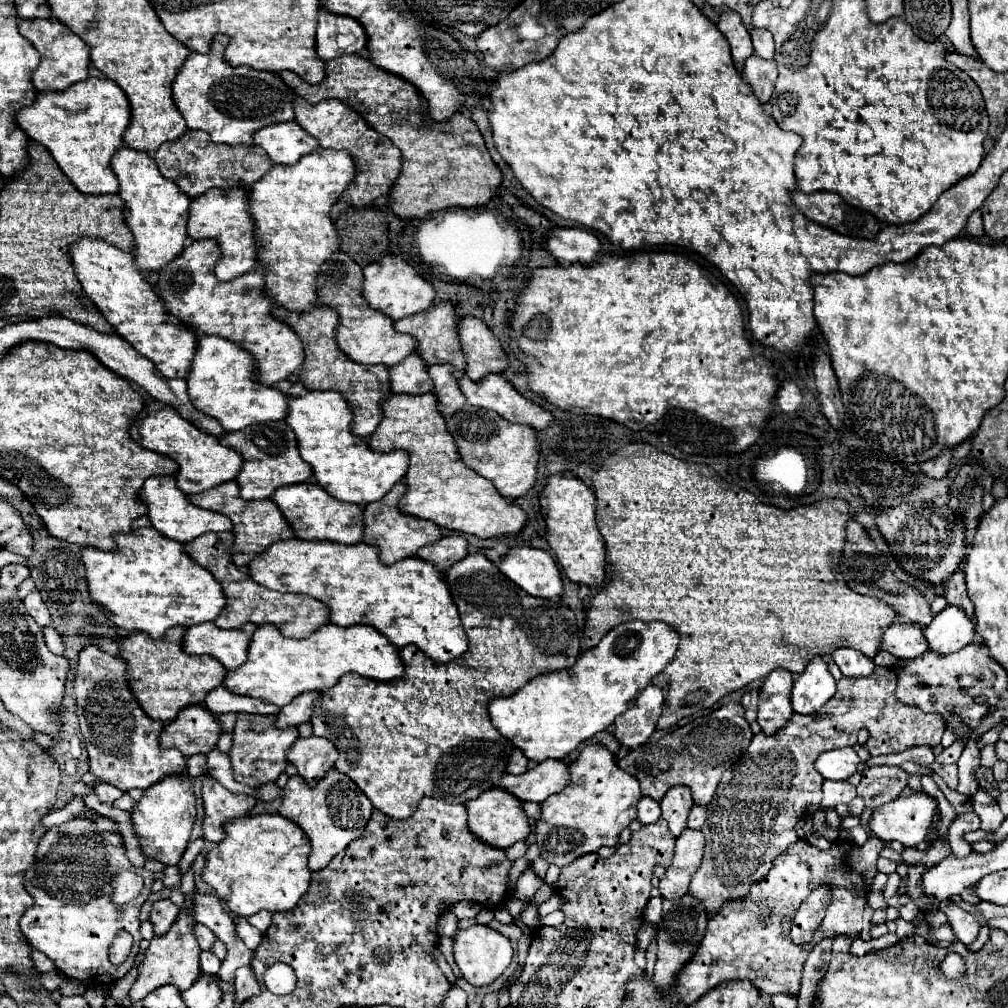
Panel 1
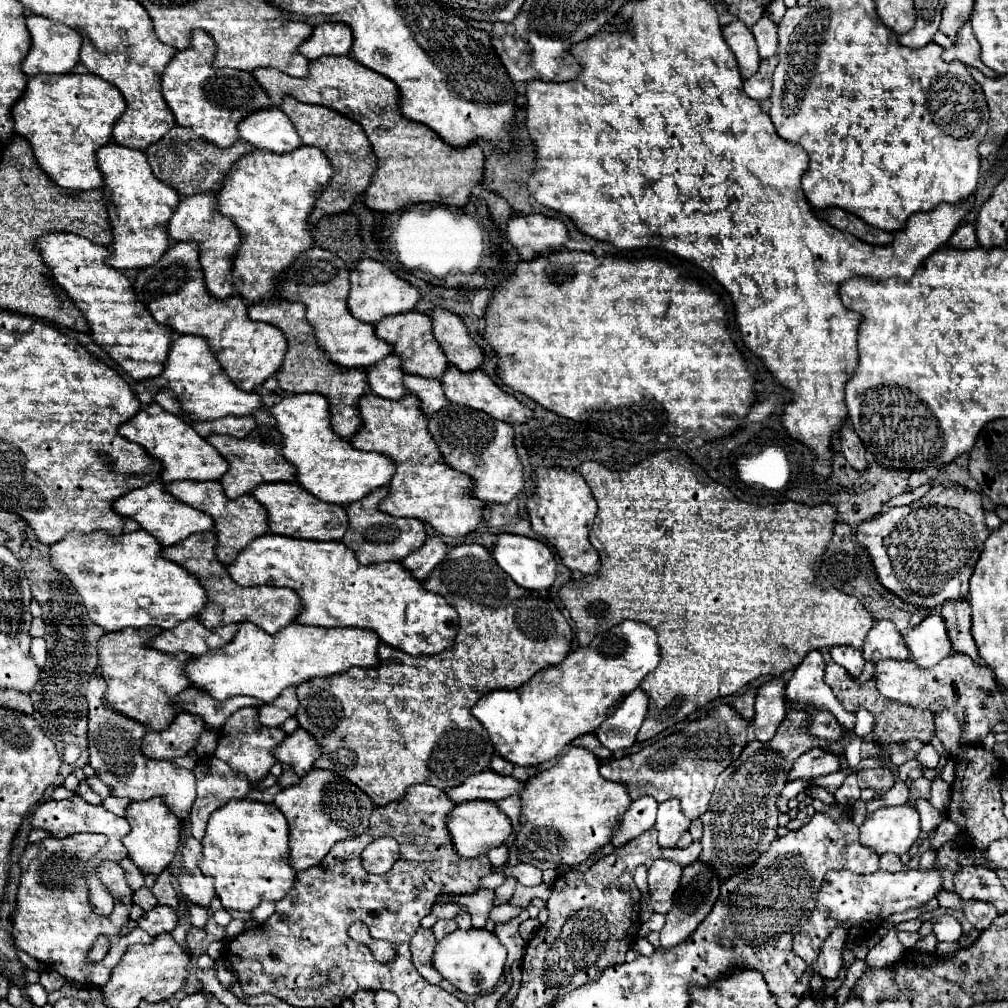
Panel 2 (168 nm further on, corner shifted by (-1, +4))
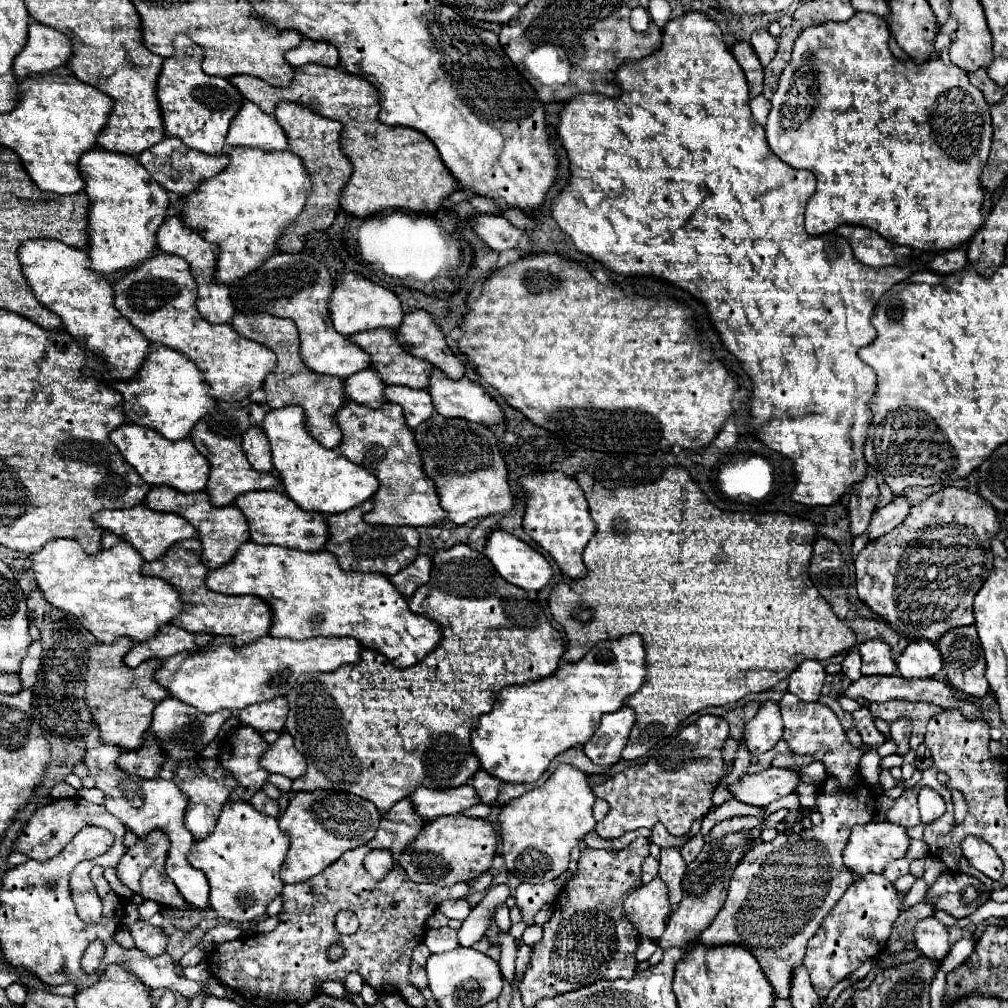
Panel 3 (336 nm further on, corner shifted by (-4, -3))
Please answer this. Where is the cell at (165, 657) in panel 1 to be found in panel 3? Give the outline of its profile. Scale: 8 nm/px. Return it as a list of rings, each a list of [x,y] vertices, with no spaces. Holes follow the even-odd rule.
[[[115,639],[111,645],[91,645],[87,671],[83,675],[85,703],[91,711],[91,721],[99,727],[101,743],[111,743],[123,751],[135,751],[143,743],[143,733],[149,729],[153,707],[165,699],[165,691],[153,683],[153,671],[157,669],[157,659],[145,661],[135,669],[123,665],[125,653],[133,647],[131,639]]]

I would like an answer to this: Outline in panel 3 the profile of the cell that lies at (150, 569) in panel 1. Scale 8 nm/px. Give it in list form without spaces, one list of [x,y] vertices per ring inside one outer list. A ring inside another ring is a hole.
[[[53,539],[53,541],[47,541],[39,553],[31,553],[29,559],[31,559],[31,569],[35,573],[37,587],[43,593],[45,601],[51,607],[79,619],[79,623],[99,643],[113,643],[117,637],[129,637],[133,641],[147,641],[149,637],[157,633],[161,625],[169,623],[173,617],[181,613],[183,603],[179,601],[177,591],[173,591],[173,587],[169,587],[169,583],[165,583],[163,579],[141,575],[141,565],[145,561],[125,541],[117,543],[111,549],[99,551],[95,555],[87,555],[85,551],[81,551],[81,545],[73,543],[71,539]]]

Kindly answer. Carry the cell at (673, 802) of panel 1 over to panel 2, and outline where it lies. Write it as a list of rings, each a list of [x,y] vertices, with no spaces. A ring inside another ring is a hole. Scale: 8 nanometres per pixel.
[[[670,798],[658,806],[658,844],[660,848],[674,848],[684,832],[688,832],[690,820],[682,814],[680,802]]]

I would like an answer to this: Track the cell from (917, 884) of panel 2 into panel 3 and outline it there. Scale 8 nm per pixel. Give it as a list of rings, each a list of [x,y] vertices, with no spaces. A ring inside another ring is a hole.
[[[863,875],[845,891],[845,895],[823,919],[817,935],[809,939],[803,959],[819,999],[825,999],[833,985],[855,973],[863,961],[879,955],[885,949],[891,925],[899,917],[903,899],[905,897],[897,893],[883,875]]]

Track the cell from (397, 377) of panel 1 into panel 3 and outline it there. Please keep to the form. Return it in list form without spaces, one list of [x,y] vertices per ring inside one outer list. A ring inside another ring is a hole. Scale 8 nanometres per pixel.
[[[363,369],[363,371],[347,377],[343,381],[343,385],[345,385],[345,397],[349,401],[355,401],[355,403],[367,405],[367,407],[381,407],[385,403],[385,397],[383,397],[385,385],[369,369]]]

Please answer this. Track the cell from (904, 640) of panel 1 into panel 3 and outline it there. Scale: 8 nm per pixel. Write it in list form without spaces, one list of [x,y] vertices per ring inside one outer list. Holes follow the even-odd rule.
[[[869,639],[859,645],[861,651],[861,673],[863,675],[895,675],[895,661],[891,657],[891,647],[881,639]]]

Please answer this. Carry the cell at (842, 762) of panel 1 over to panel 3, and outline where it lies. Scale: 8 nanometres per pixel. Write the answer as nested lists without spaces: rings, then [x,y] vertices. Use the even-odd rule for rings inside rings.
[[[767,767],[757,775],[743,775],[741,781],[729,785],[731,799],[753,807],[767,807],[771,801],[793,793],[801,777],[793,769]]]

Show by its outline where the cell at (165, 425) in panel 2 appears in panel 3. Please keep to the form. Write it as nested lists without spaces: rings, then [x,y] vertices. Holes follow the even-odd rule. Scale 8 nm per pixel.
[[[131,423],[117,427],[109,435],[109,439],[117,445],[123,459],[143,477],[145,483],[165,485],[179,493],[195,493],[205,489],[205,479],[209,479],[209,463],[205,463],[205,459],[201,459],[201,455],[193,451],[193,443],[189,443],[189,439],[161,439],[161,435],[157,435],[153,429]]]

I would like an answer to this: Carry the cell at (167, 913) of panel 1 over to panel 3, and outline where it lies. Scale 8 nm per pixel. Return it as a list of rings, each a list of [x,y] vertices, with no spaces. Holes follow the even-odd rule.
[[[135,921],[133,925],[129,925],[129,931],[135,939],[135,947],[149,957],[159,957],[167,947],[167,937],[163,935],[163,931],[149,925],[147,921]]]

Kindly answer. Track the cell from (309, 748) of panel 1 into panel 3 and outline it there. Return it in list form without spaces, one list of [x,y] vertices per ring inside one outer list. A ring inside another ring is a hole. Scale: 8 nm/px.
[[[283,731],[281,737],[269,745],[269,749],[261,755],[259,765],[269,773],[279,773],[289,779],[297,779],[305,773],[307,761],[305,757],[293,747],[293,737]]]

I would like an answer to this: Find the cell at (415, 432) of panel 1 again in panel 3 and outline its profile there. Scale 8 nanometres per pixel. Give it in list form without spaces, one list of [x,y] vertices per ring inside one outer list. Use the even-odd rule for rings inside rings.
[[[345,401],[341,405],[341,411],[335,413],[337,427],[341,429],[341,443],[339,451],[349,461],[363,465],[369,473],[373,473],[379,481],[379,489],[373,495],[373,509],[363,515],[365,523],[371,525],[393,525],[393,527],[427,527],[427,525],[439,525],[445,521],[445,511],[441,511],[441,505],[437,503],[437,491],[433,491],[433,483],[421,475],[421,455],[417,455],[417,443],[413,443],[413,431],[405,427],[401,407],[393,407],[393,403],[385,403],[377,409],[361,407],[359,403]]]

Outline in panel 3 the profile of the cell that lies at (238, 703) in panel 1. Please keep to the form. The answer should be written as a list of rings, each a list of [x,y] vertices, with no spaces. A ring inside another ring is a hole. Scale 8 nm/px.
[[[163,699],[157,703],[153,711],[153,721],[149,731],[159,741],[161,751],[175,761],[201,757],[201,751],[215,739],[221,725],[231,717],[231,711],[217,711],[213,715],[205,715],[201,711],[193,711],[193,707],[185,707],[185,703],[177,703],[177,699]]]

